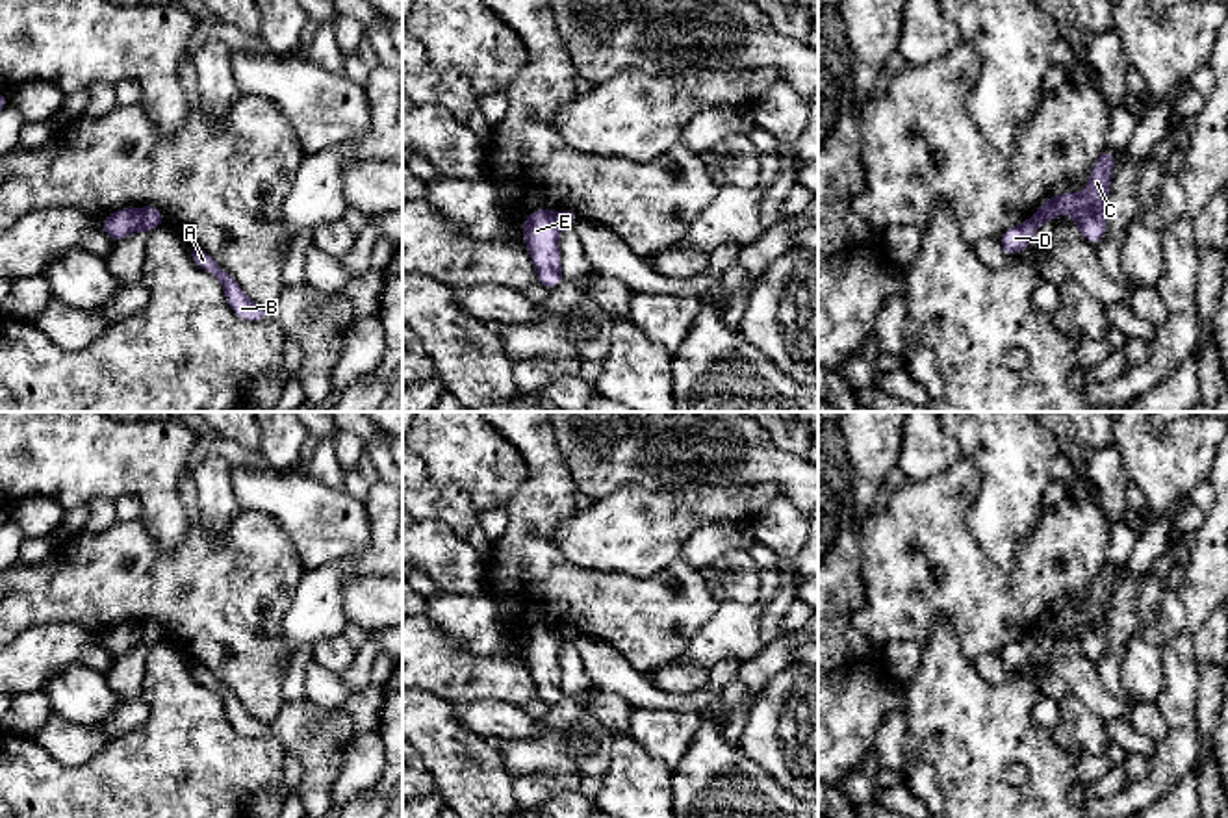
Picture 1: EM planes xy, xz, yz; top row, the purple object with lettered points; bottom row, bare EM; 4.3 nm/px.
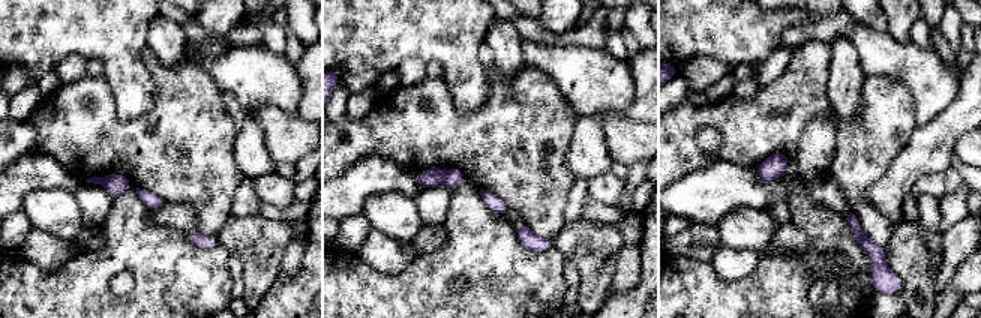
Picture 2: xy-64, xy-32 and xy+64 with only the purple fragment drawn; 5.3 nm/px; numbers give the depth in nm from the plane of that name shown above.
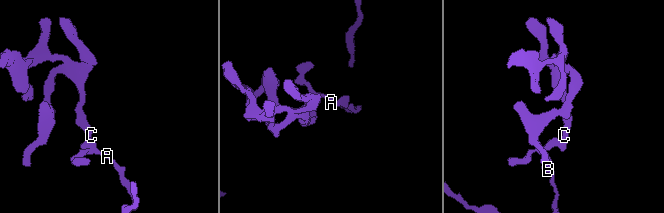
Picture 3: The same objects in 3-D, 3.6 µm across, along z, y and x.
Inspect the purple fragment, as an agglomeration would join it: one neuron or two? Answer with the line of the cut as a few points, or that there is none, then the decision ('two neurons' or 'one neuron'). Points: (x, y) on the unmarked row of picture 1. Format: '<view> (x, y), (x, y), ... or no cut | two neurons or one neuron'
xy (143, 626), (140, 642) | two neurons

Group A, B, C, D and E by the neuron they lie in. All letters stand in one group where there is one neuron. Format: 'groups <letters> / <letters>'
groups A B D / C E

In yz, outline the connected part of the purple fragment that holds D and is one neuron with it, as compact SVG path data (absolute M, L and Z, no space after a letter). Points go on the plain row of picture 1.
M1039 621L1028 636L1017 642L1011 642L1004 649L1000 649L996 655L1002 658L1007 671L1020 670L1026 666L1031 653L1041 644L1041 640L1043 640L1043 631Z

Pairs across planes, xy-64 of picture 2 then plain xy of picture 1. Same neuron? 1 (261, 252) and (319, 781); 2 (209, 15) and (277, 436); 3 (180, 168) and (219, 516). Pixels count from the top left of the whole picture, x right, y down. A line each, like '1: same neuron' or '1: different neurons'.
1: same neuron
2: same neuron
3: different neurons

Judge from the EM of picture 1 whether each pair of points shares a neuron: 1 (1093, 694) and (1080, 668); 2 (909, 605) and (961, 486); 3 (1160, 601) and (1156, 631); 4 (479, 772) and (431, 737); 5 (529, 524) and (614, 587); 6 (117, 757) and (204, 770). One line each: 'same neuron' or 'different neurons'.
1: same neuron
2: same neuron
3: same neuron
4: same neuron
5: same neuron
6: same neuron

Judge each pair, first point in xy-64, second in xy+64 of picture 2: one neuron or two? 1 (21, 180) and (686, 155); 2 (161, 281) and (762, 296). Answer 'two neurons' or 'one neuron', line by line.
1: two neurons
2: one neuron

